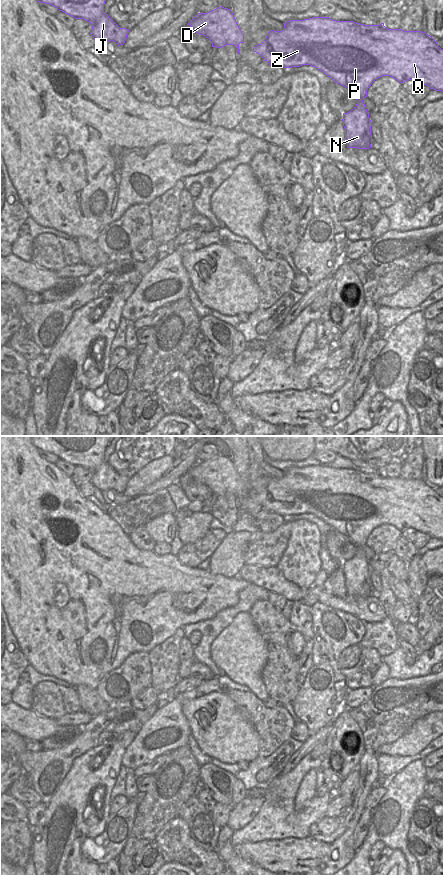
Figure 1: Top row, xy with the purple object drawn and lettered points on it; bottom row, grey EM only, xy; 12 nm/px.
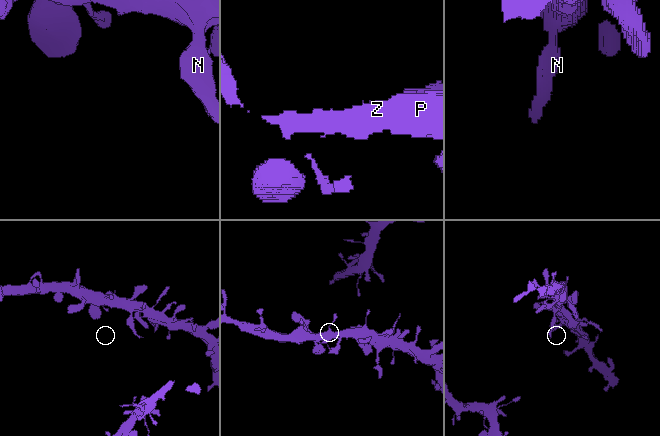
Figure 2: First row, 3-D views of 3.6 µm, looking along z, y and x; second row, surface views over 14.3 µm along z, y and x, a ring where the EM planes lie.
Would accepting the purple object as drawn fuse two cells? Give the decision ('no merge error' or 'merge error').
no merge error

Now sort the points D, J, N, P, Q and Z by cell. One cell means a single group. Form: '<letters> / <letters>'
D J N P Q Z

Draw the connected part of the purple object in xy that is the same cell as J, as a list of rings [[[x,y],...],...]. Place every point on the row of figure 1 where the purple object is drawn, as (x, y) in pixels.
[[[37,0],[56,7],[75,19],[84,19],[91,26],[91,35],[101,43],[114,41],[118,46],[123,45],[129,30],[120,28],[104,12],[106,0]]]

